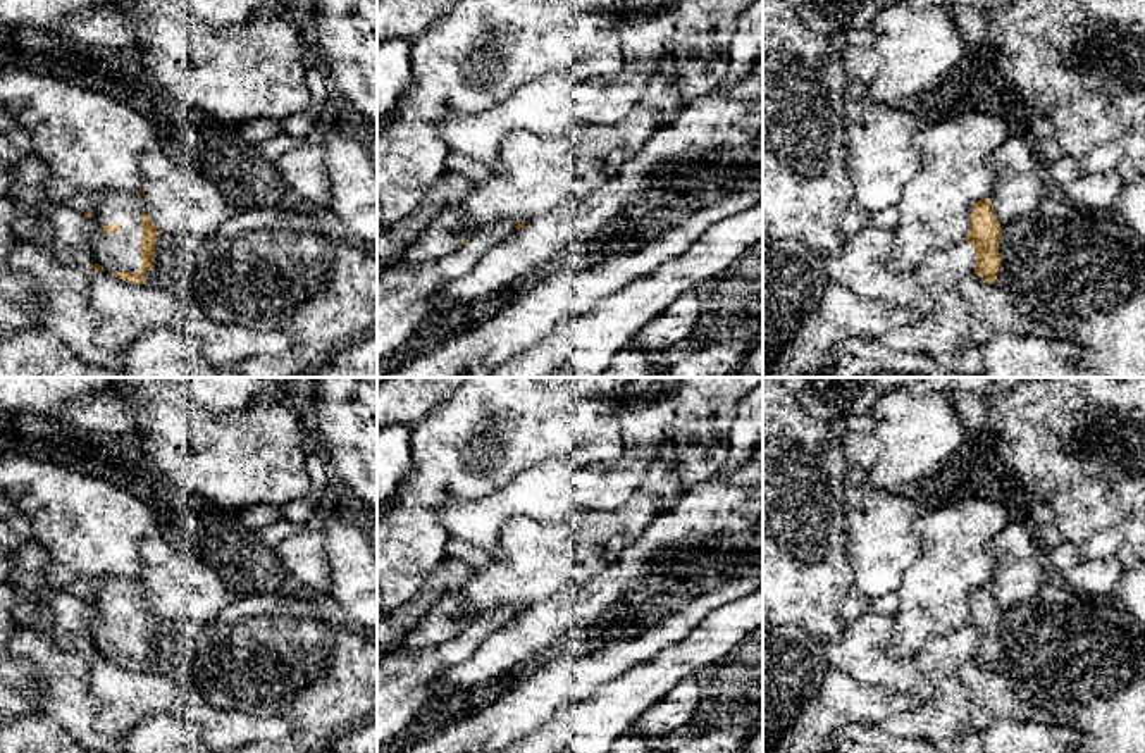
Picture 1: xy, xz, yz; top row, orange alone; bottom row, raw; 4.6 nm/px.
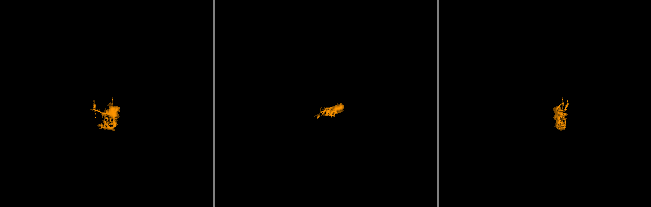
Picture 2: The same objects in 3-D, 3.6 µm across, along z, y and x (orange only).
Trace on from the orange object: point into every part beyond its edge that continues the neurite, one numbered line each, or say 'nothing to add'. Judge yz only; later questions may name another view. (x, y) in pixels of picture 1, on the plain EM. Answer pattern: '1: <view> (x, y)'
1: yz (1006, 612)

